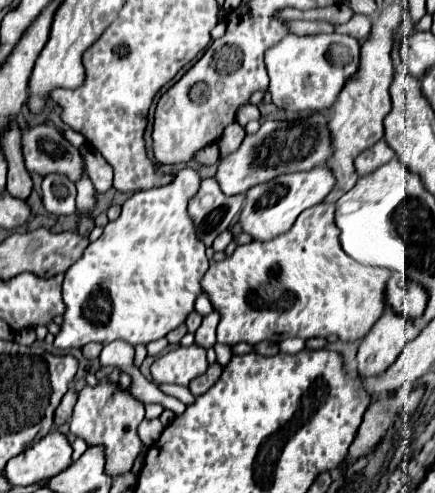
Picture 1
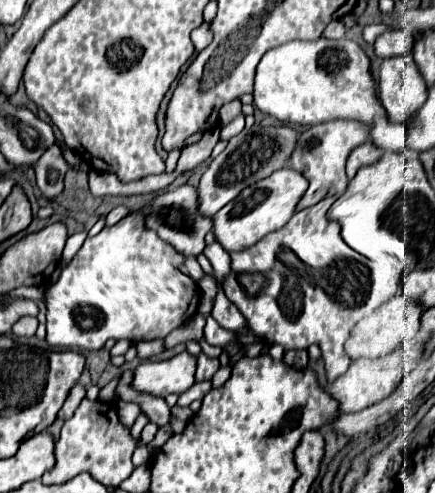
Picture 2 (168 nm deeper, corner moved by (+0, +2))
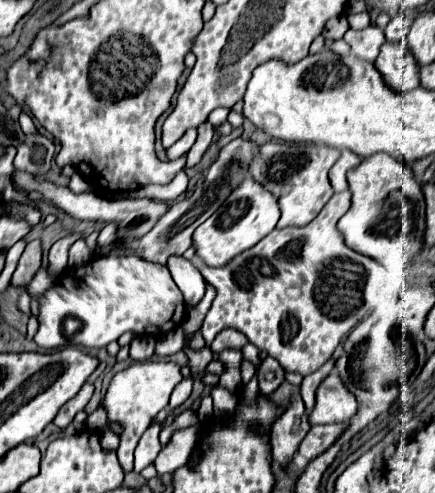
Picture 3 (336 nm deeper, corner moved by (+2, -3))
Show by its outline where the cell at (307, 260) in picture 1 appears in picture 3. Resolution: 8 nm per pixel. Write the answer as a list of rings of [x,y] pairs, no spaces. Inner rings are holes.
[[[338,192],[326,202],[322,212],[310,224],[300,228],[276,228],[256,246],[244,250],[222,268],[208,268],[202,264],[200,274],[204,282],[216,290],[212,306],[202,324],[206,346],[212,344],[220,330],[234,328],[242,332],[258,350],[264,350],[268,356],[276,358],[286,372],[296,372],[302,376],[316,372],[328,358],[332,358],[340,340],[368,314],[368,304],[364,298],[366,286],[372,280],[380,280],[384,274],[382,266],[376,260],[354,252],[344,244],[336,222],[344,216],[344,212],[348,212],[348,208],[350,192]]]

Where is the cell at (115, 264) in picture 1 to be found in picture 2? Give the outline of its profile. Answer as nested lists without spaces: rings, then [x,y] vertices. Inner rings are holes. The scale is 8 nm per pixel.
[[[140,211],[128,213],[116,225],[104,227],[98,235],[88,237],[72,263],[62,271],[60,279],[46,291],[46,341],[52,347],[100,349],[108,339],[128,339],[132,343],[142,339],[164,339],[170,331],[186,323],[198,309],[198,283],[178,269],[184,261],[186,257],[176,247],[158,239],[158,233],[150,231],[146,223],[142,223]]]

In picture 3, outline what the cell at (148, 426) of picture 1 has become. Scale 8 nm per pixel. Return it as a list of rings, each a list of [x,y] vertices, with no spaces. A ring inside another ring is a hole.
[[[134,362],[126,370],[118,372],[112,378],[112,384],[108,386],[108,392],[100,406],[106,410],[108,424],[116,422],[122,426],[122,434],[117,449],[117,457],[124,472],[130,472],[134,468],[134,448],[140,440],[140,436],[146,432],[146,428],[152,424],[156,414],[168,406],[170,392],[174,386],[182,380],[180,366],[174,362]]]

